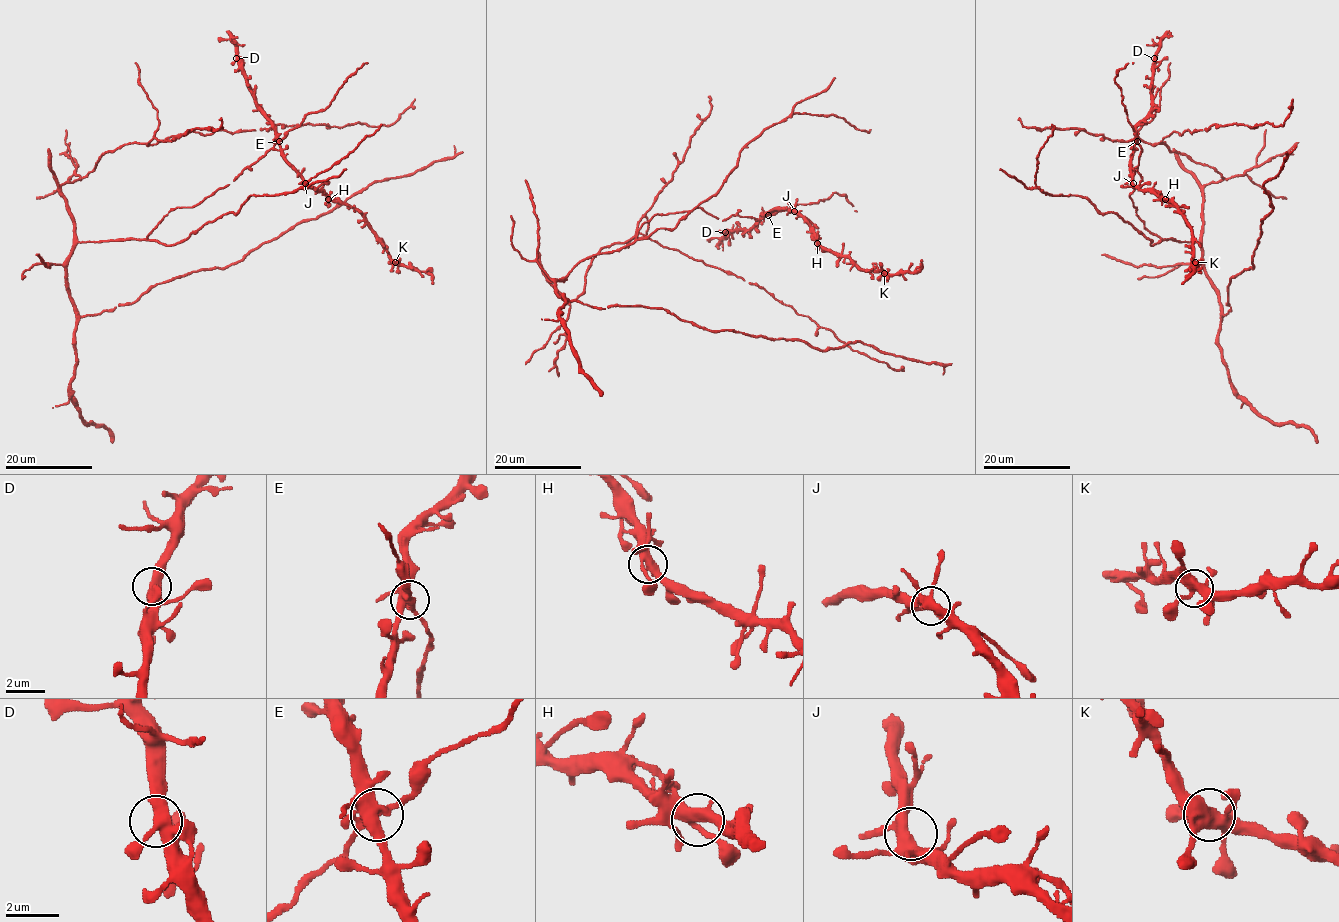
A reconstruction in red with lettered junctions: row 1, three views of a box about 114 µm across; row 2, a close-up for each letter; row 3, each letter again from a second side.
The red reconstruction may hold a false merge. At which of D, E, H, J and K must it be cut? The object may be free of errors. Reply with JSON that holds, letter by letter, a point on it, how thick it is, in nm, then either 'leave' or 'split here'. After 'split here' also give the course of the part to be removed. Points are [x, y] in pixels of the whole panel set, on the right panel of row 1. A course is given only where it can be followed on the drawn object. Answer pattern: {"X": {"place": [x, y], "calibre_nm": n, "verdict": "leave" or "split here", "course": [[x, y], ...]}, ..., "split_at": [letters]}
{"D": {"place": [1154, 58], "calibre_nm": 400, "verdict": "leave"}, "E": {"place": [1137, 141], "calibre_nm": 440, "verdict": "leave"}, "H": {"place": [1165, 199], "calibre_nm": 380, "verdict": "leave"}, "J": {"place": [1133, 183], "calibre_nm": 440, "verdict": "leave"}, "K": {"place": [1195, 262], "calibre_nm": 480, "verdict": "leave"}, "split_at": []}

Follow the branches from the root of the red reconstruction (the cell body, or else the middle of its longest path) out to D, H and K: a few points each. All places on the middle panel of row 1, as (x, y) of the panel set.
D: (561, 279), (586, 258), (630, 245), (655, 214), (696, 208), (722, 220), (765, 214), (748, 230), (725, 232)
H: (561, 279), (586, 258), (630, 245), (655, 214), (696, 208), (722, 220), (793, 209), (817, 243)
K: (561, 279), (586, 258), (630, 245), (655, 214), (696, 208), (722, 220), (793, 209), (822, 246), (884, 273)

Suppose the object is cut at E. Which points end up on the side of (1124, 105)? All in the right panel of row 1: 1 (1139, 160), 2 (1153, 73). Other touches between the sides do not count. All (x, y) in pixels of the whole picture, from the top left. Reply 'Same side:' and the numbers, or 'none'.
Same side: 1

